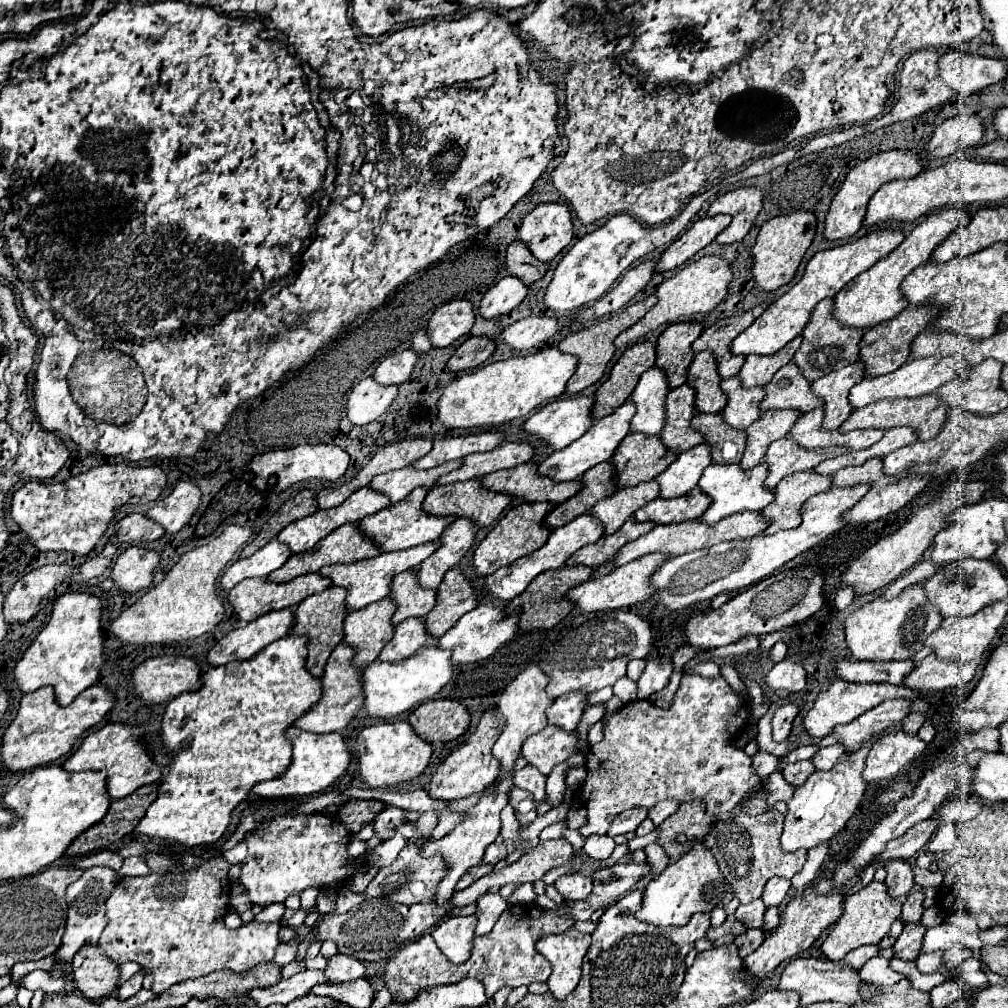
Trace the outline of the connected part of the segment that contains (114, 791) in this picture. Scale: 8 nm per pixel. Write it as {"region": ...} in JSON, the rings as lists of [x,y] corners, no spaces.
{"region":[[[108,723],[102,729],[90,733],[78,751],[70,755],[62,769],[66,771],[106,771],[106,793],[110,799],[122,799],[134,793],[138,787],[154,783],[162,777],[160,767],[152,761],[148,751],[142,747],[142,731],[138,727],[126,727],[122,723]]]}

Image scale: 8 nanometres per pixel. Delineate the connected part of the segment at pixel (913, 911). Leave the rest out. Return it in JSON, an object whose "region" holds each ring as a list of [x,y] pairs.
{"region":[[[918,889],[914,893],[908,895],[904,907],[902,907],[902,919],[904,923],[920,923],[920,917],[922,917],[922,901],[924,901],[924,889]]]}

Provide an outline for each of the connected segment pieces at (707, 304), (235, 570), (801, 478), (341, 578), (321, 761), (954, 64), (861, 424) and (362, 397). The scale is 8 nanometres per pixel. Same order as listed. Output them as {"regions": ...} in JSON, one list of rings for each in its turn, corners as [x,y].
{"regions":[[[[706,255],[706,257],[700,257],[698,261],[692,261],[690,265],[686,265],[684,269],[680,269],[676,275],[672,275],[670,279],[666,279],[658,289],[656,289],[656,297],[658,297],[658,303],[638,321],[634,323],[630,329],[622,331],[614,345],[616,347],[622,347],[622,345],[630,345],[634,341],[638,341],[640,337],[644,337],[646,333],[658,329],[660,325],[668,325],[668,323],[676,323],[680,319],[688,319],[688,317],[694,317],[698,313],[708,313],[712,311],[726,295],[728,291],[728,283],[732,281],[732,273],[730,273],[730,267],[724,259],[720,257],[714,257],[714,255]]],[[[270,541],[262,549],[258,549],[252,557],[248,559],[238,559],[234,565],[230,565],[224,575],[220,577],[220,589],[230,591],[236,583],[250,579],[250,577],[262,577],[266,579],[272,571],[284,565],[284,561],[290,557],[290,549],[280,543],[280,541]]],[[[812,471],[792,473],[784,477],[774,489],[774,501],[760,511],[764,521],[768,521],[768,527],[762,535],[772,535],[780,529],[792,529],[800,525],[798,509],[802,503],[816,493],[828,491],[830,481],[830,475],[818,475]]],[[[436,541],[432,543],[424,543],[424,545],[416,545],[412,549],[404,549],[404,551],[390,551],[390,553],[380,553],[378,557],[372,557],[372,559],[362,559],[362,561],[356,561],[356,563],[348,563],[348,565],[328,565],[328,567],[322,567],[318,573],[322,577],[328,577],[332,579],[334,585],[346,589],[346,609],[348,611],[354,611],[354,609],[362,609],[370,603],[376,603],[380,599],[384,599],[388,593],[390,593],[390,581],[396,573],[402,573],[406,569],[412,569],[416,565],[420,565],[420,561],[424,561],[428,555],[434,553],[434,549],[440,547]]],[[[296,727],[286,729],[286,737],[292,743],[292,761],[286,767],[286,771],[270,781],[260,781],[258,785],[252,787],[252,793],[258,797],[268,797],[268,799],[288,799],[296,795],[312,795],[324,791],[330,783],[334,783],[348,767],[350,763],[350,753],[348,747],[342,739],[340,733],[308,733],[300,731]]],[[[948,51],[938,59],[938,71],[948,87],[966,97],[1004,79],[1006,65],[1002,59]]],[[[932,395],[916,397],[916,399],[900,399],[900,401],[880,401],[876,405],[868,405],[864,409],[856,409],[850,417],[840,425],[840,433],[850,433],[854,429],[892,429],[892,427],[910,427],[916,431],[920,441],[932,439],[944,425],[948,409],[936,401]]],[[[362,379],[350,393],[346,401],[348,421],[354,425],[366,425],[378,419],[394,401],[398,387],[380,385],[372,379]]]]}

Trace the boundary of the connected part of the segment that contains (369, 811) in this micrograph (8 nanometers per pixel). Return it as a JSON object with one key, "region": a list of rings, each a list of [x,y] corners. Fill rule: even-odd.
{"region":[[[352,799],[338,811],[338,817],[350,835],[356,835],[365,825],[372,824],[384,807],[386,805],[382,801],[376,801],[376,799],[366,799],[366,801],[364,799]],[[368,803],[376,803],[376,805],[370,807]]]}

